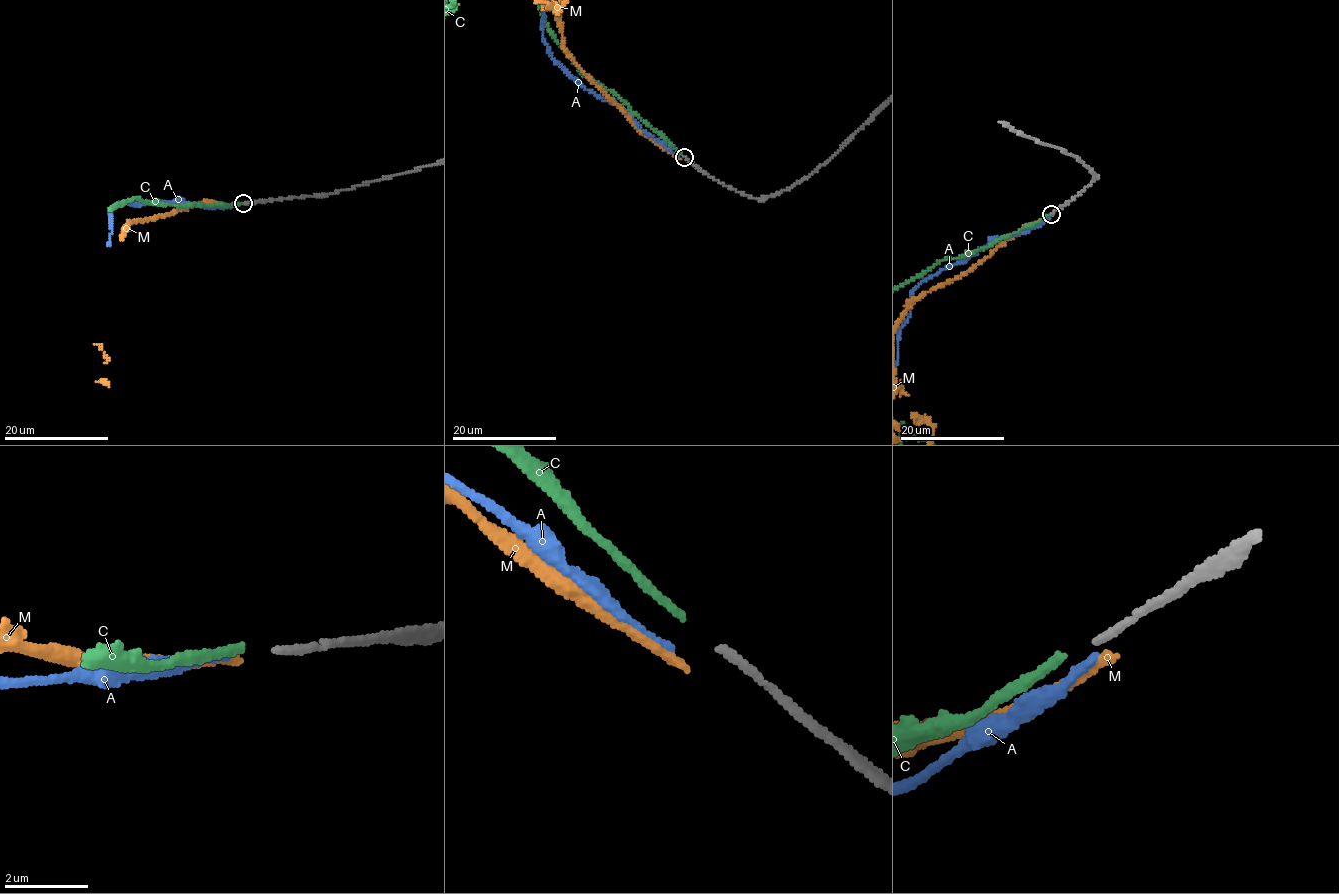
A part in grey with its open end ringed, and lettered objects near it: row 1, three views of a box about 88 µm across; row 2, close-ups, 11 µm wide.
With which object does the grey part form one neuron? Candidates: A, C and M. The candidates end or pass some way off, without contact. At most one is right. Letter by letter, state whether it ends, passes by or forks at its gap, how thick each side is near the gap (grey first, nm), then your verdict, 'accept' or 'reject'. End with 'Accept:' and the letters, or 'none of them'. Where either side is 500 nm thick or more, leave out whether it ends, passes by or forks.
A: it ends; calibres 190 and 190 nm; reject
C: it ends; calibres 190 and 190 nm; accept
M: it ends; calibres 190 and 240 nm; reject
Accept: C

